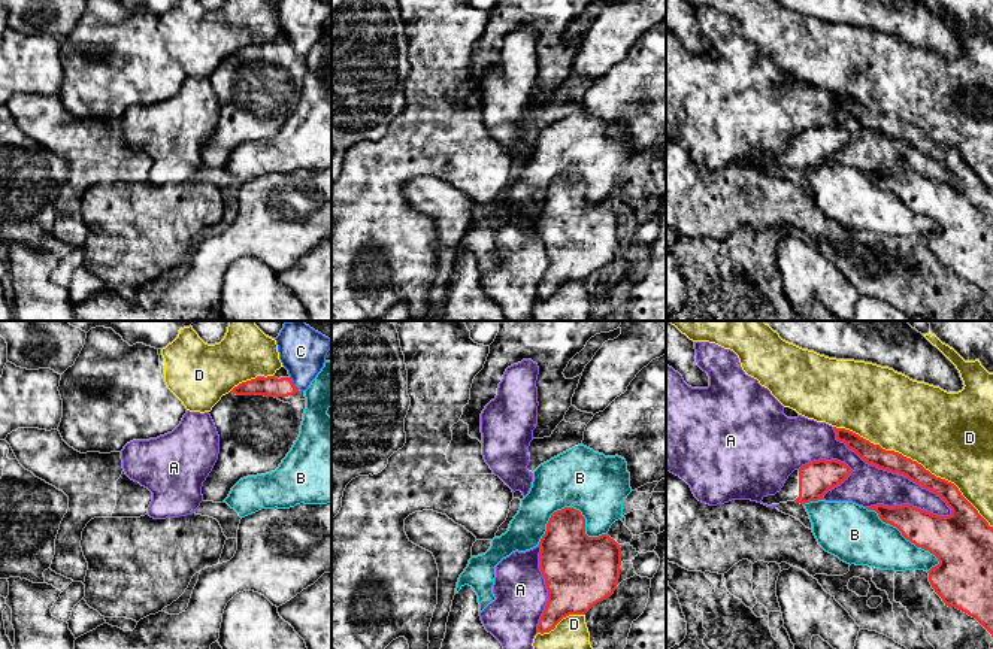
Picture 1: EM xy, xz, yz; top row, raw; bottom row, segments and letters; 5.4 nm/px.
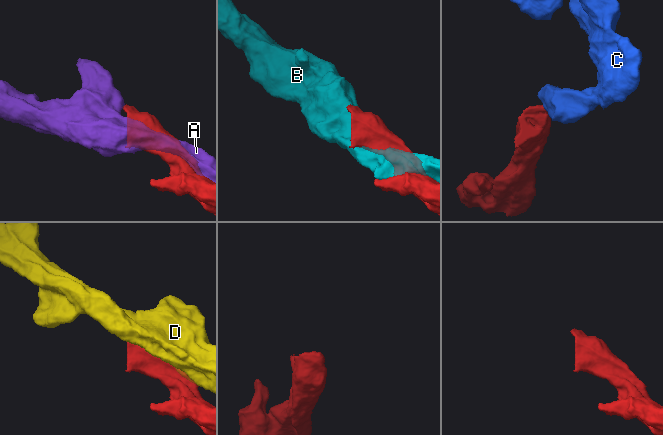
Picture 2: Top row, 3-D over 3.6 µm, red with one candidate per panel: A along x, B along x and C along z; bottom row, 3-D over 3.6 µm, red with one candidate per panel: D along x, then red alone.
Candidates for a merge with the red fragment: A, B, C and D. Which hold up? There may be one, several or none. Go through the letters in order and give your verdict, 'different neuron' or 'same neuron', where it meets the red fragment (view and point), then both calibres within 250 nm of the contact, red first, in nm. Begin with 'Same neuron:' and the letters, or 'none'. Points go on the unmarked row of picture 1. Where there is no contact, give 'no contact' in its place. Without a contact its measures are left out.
Same neuron: none
A: different neuron | yz (892, 138) | 130/220 nm
B: different neuron | xz (572, 173) | 300/320 nm
C: different neuron | xy (293, 49) | 110/240 nm
D: different neuron | yz (916, 127) | 110/460 nm

